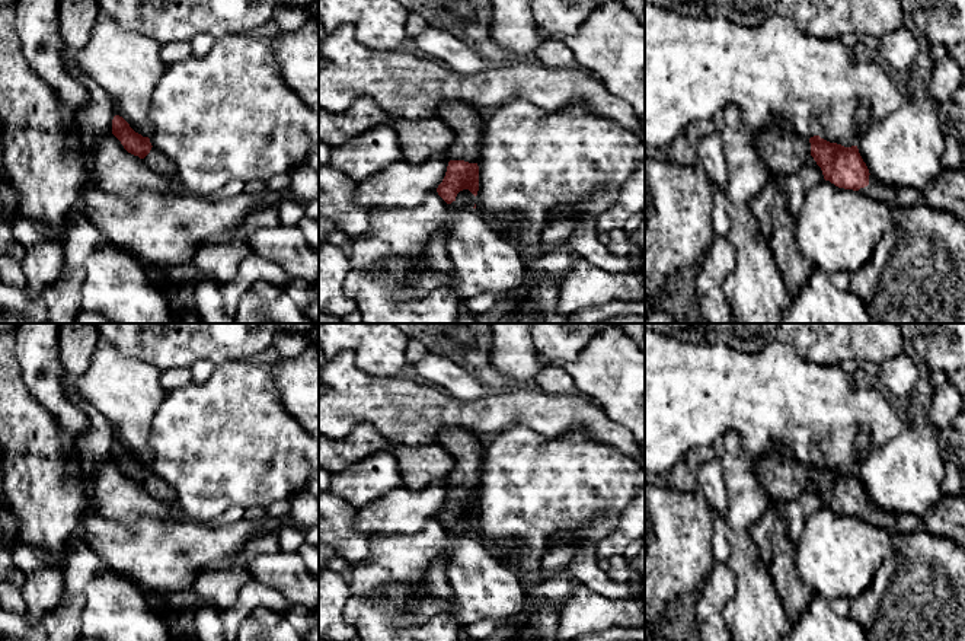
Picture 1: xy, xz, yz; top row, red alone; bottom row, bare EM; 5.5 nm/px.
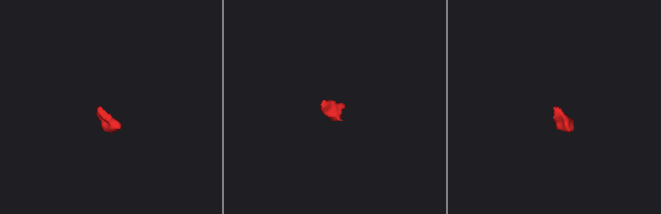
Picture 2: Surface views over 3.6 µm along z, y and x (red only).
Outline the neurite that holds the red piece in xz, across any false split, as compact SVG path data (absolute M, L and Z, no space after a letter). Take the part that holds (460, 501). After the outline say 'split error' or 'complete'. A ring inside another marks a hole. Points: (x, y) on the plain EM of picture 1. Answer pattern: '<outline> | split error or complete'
M442 430L437 443L454 459L454 468L445 503L438 511L438 522L451 530L460 517L469 516L474 523L479 517L479 492L485 450L474 434L467 430Z | split error

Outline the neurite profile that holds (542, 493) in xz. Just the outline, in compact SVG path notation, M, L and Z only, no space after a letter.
M527 427L502 431L485 450L476 538L493 558L514 570L540 571L543 555L556 545L598 542L619 524L624 508L645 491L645 465L617 447L576 430L550 440Z

